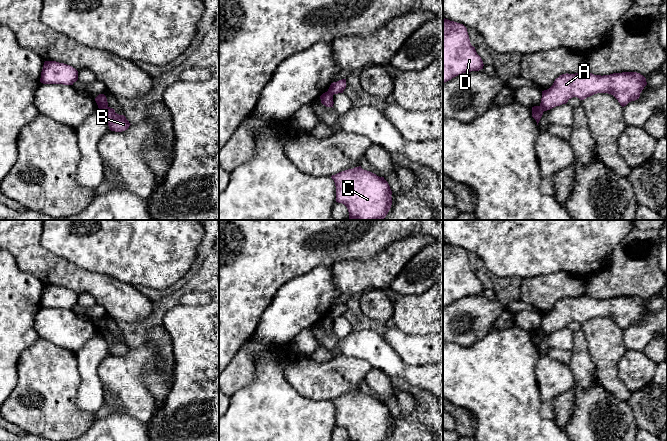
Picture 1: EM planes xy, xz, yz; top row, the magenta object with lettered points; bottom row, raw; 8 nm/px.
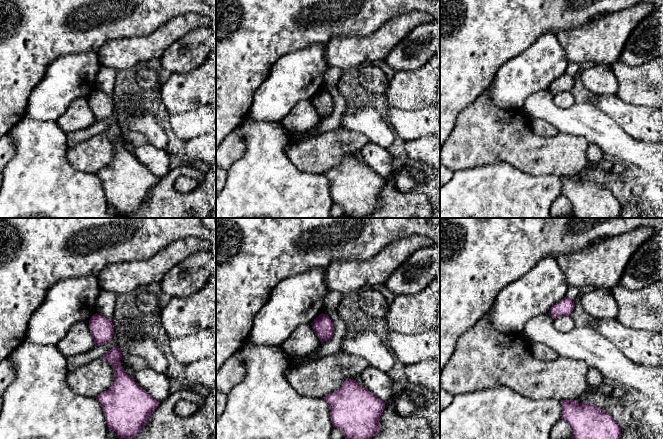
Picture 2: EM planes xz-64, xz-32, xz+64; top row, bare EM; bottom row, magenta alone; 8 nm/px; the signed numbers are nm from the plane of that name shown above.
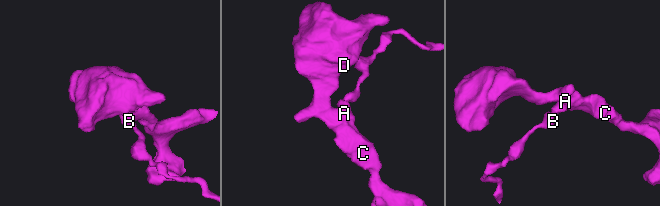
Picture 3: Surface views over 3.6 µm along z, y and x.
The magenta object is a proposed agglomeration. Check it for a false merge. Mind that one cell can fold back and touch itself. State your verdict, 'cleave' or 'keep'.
cleave

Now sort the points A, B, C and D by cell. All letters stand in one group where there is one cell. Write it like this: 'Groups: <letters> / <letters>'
Groups: A C D / B

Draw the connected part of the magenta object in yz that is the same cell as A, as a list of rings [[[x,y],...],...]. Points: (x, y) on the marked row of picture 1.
[[[588,70],[575,74],[562,74],[553,85],[542,91],[540,107],[543,111],[566,104],[569,99],[577,97],[584,100],[597,93],[613,95],[622,107],[639,99],[640,93],[647,85],[646,78],[637,72],[594,75]]]

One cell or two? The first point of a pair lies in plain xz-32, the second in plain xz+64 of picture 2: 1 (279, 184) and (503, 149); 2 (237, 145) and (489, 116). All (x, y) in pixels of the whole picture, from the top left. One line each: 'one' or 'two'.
1: two
2: one

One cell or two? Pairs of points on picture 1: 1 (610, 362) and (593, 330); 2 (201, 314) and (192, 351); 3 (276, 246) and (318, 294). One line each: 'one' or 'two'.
1: one
2: one
3: two

